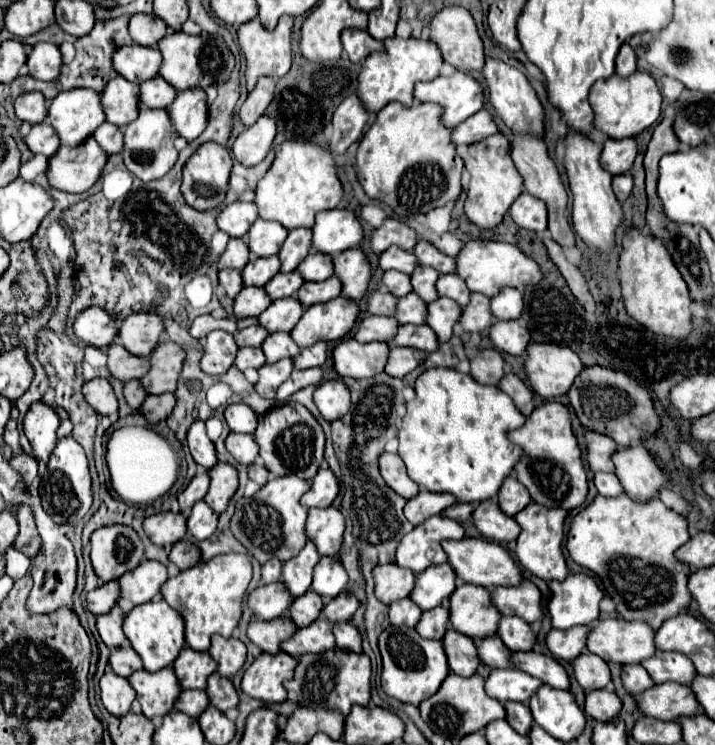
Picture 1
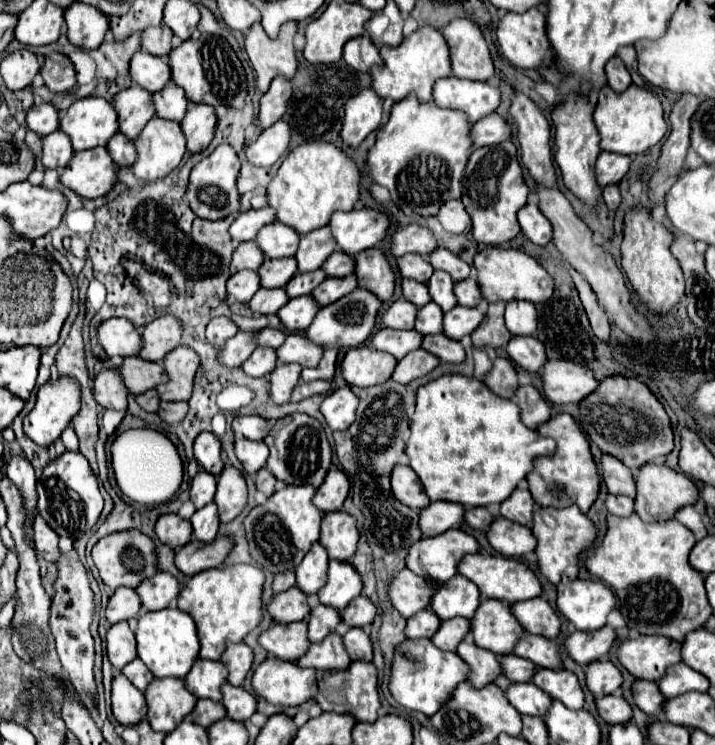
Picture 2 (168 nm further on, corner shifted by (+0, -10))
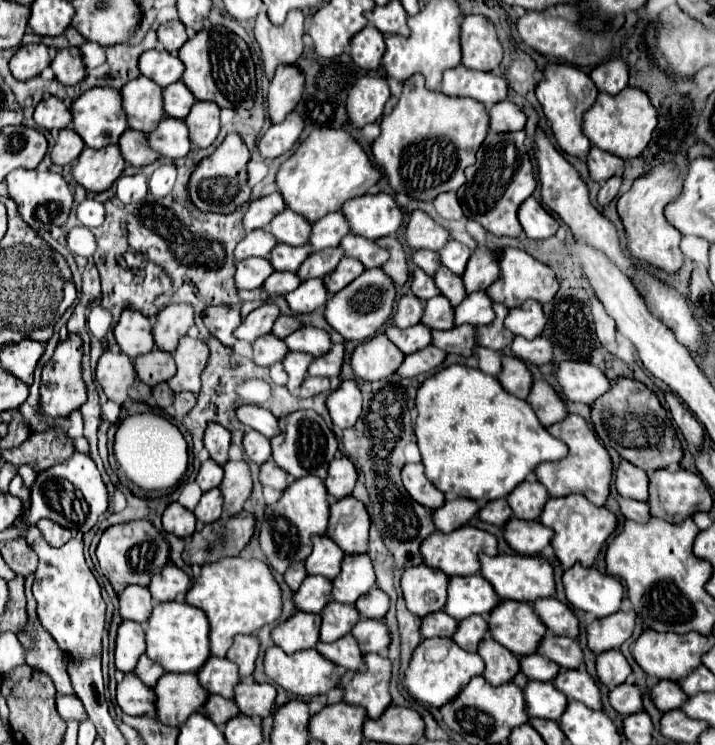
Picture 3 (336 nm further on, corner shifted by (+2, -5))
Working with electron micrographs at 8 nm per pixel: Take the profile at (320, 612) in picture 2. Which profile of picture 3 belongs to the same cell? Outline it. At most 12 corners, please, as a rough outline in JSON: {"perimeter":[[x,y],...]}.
{"perimeter":[[328,602],[320,640],[334,642],[358,622],[350,604]]}

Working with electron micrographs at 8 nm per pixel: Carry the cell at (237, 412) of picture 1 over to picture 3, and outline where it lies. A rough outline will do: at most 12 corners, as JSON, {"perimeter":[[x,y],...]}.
{"perimeter":[[240,406],[244,426],[266,438],[278,434],[278,418],[260,406]]}

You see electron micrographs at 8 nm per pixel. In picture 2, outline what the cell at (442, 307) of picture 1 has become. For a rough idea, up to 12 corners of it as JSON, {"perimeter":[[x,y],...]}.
{"perimeter":[[456,305],[444,315],[444,333],[460,341],[486,315],[480,309]]}

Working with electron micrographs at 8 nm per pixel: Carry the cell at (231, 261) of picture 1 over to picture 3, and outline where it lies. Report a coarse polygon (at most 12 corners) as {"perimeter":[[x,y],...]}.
{"perimeter":[[254,230],[236,246],[236,262],[250,256],[268,258],[276,238]]}

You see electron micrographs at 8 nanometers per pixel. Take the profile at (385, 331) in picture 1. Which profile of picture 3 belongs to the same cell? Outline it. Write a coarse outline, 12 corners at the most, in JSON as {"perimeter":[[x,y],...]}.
{"perimeter":[[388,326],[384,334],[404,352],[430,346],[430,328]]}

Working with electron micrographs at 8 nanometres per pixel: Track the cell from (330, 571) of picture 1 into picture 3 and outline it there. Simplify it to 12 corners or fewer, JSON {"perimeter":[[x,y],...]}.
{"perimeter":[[366,554],[344,556],[332,600],[354,604],[374,586]]}

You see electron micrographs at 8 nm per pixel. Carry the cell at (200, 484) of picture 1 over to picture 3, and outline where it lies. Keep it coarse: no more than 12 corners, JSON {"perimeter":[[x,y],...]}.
{"perimeter":[[206,460],[196,476],[202,492],[220,486],[222,468]]}

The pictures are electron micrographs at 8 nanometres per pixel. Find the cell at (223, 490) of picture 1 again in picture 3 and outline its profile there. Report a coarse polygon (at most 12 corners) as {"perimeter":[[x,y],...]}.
{"perimeter":[[244,460],[224,464],[218,486],[224,514],[238,514],[252,494]]}

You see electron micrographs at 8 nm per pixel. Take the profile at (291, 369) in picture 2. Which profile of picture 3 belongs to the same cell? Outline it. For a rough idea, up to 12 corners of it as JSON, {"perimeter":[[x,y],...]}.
{"perimeter":[[288,352],[282,360],[288,374],[286,388],[298,390],[314,358],[304,352]]}

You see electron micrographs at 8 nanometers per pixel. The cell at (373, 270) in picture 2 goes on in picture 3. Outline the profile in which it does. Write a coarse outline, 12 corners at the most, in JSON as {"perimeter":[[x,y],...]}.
{"perimeter":[[392,236],[376,244],[390,252],[382,270],[400,288],[408,280],[406,252]]}

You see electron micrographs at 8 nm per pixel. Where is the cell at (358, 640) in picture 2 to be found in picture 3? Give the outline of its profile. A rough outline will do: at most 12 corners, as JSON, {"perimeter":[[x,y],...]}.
{"perimeter":[[360,618],[352,636],[364,654],[384,654],[390,634],[382,620]]}

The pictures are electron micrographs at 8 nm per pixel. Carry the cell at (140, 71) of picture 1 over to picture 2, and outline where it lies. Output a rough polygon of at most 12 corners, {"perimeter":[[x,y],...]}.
{"perimeter":[[146,51],[132,57],[130,77],[150,93],[170,81],[168,65]]}

